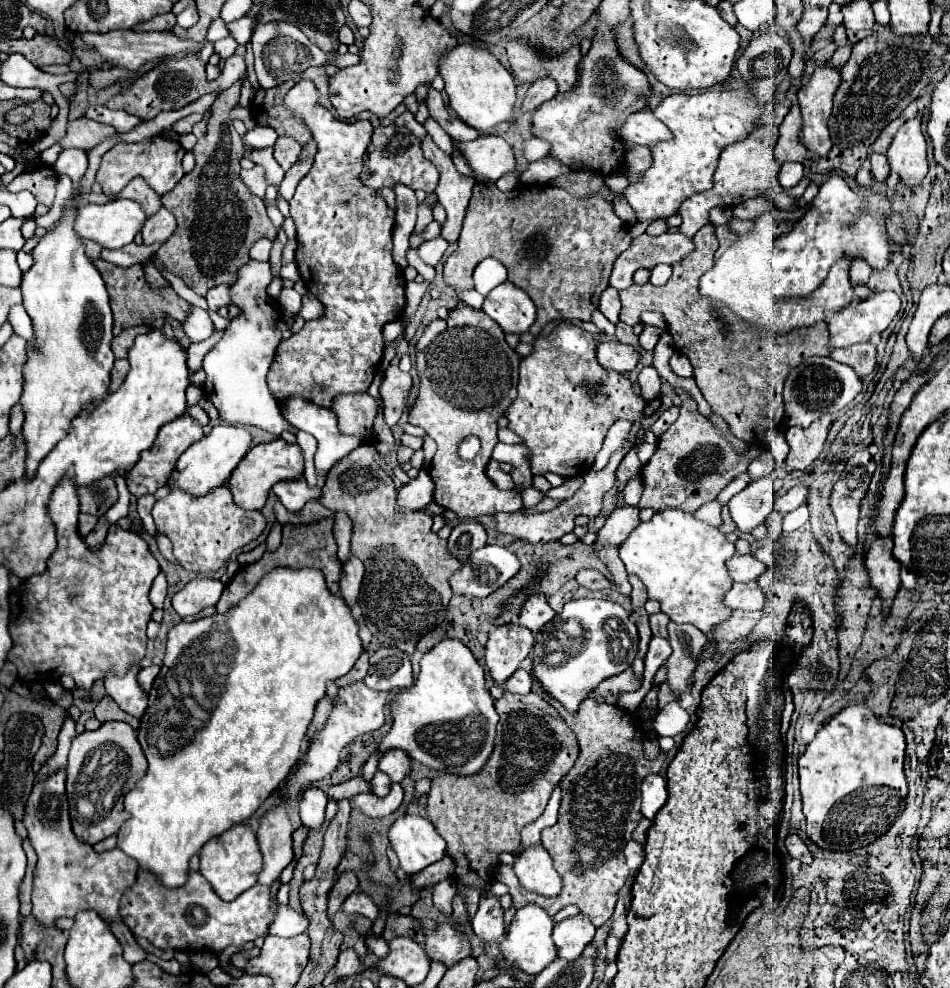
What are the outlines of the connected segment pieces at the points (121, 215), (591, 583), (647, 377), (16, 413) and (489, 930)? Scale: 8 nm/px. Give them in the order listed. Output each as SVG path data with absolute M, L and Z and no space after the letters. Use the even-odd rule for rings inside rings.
M117 199L117 201L109 201L105 205L87 203L87 205L79 207L79 213L75 219L75 231L83 239L97 241L99 245L103 245L107 249L119 249L119 247L123 247L135 239L135 235L141 231L145 221L147 221L147 213L133 199Z
M583 569L581 573L577 573L577 583L587 587L587 589L607 589L611 583L605 575L601 575L599 571L593 571L593 569Z
M647 365L639 373L639 385L641 385L641 395L643 399L653 399L659 395L661 389L661 377L653 365Z
M17 403L17 405L11 409L11 423L9 423L9 429L11 429L11 433L15 433L15 435L19 435L19 433L21 433L23 417L25 417L25 413L23 413L21 405Z
M483 893L479 899L479 909L471 919L475 937L483 943L499 943L505 935L503 925L503 909L499 905L499 899L491 893Z

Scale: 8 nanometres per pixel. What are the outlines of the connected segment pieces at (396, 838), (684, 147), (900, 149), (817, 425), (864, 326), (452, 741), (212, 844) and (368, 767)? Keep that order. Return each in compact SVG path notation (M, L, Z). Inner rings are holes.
M405 813L397 817L387 837L399 857L399 867L407 875L419 873L445 857L445 839L441 839L433 823L421 815Z
M747 85L737 89L707 89L665 97L659 107L653 109L653 115L669 127L673 139L651 145L651 167L641 173L639 181L629 183L623 189L637 221L667 219L679 211L679 205L687 197L711 189L721 149L745 139L753 129L757 129L757 119L765 113L765 107L767 103L759 103Z
M917 113L913 119L905 121L887 151L891 171L907 185L917 185L927 175L927 143L921 131L921 119L923 115Z
M817 419L811 427L789 427L787 429L787 443L791 447L785 463L789 469L807 469L823 451L827 441L829 427Z
M875 293L865 301L855 301L831 317L829 345L831 349L849 347L853 343L869 341L871 335L883 333L901 309L901 299L891 293Z
M443 639L429 653L423 655L421 671L415 685L393 699L391 715L393 715L393 727L379 743L379 751L391 749L391 747L403 749L409 753L409 757L423 763L425 767L437 769L441 773L461 775L461 777L477 775L477 771L483 769L485 761L493 753L495 735L497 735L495 727L497 727L499 715L495 713L493 697L485 687L483 667L477 663L473 653L457 639Z
M237 823L237 825L229 827L227 831L223 831L221 835L209 839L203 845L199 857L201 857L203 877L211 883L211 887L223 901L233 901L243 891L253 887L257 883L257 873L261 871L261 865L263 865L263 857L261 857L261 849L259 849L255 831L243 823Z
M374 753L370 756L370 758L368 759L368 761L364 764L363 768L362 768L362 777L366 780L366 781L371 781L371 779L373 778L374 774L376 773L377 770L377 765L378 765L378 761L383 757L384 753Z

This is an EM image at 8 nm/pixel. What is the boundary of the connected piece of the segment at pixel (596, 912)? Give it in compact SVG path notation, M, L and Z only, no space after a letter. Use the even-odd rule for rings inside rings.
M533 677L533 691L539 693L545 701L549 701L561 713L561 717L567 721L567 725L575 731L575 735L579 739L579 747L581 747L581 755L579 755L577 763L561 781L563 783L563 799L561 799L561 809L559 809L559 821L557 821L557 825L541 831L541 843L549 851L549 855L555 863L555 869L563 877L563 891L557 897L543 897L543 895L527 893L525 889L521 889L512 866L503 863L497 865L495 879L507 885L515 909L535 903L553 917L561 907L573 903L581 909L581 913L591 917L591 923L595 927L601 927L613 915L617 893L621 891L621 887L625 885L625 879L629 875L629 869L623 859L623 847L631 839L633 829L637 827L639 819L643 817L641 815L641 783L647 775L661 771L663 761L665 761L665 751L659 751L659 755L655 759L645 757L643 733L633 724L631 715L627 711L623 711L621 707L609 705L609 703L597 703L593 697L587 697L585 701L581 701L581 709L577 709L577 713L571 715L569 711L565 711L565 707L561 703L553 701L553 697L549 697L549 693L545 693L545 689L541 689L541 685L535 685L535 683L537 683L537 679Z

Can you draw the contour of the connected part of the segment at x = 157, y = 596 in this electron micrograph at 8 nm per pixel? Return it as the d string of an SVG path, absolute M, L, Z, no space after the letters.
M159 573L157 579L153 581L153 587L151 587L151 603L153 603L153 607L161 609L165 597L167 597L167 581L165 581L165 575Z

